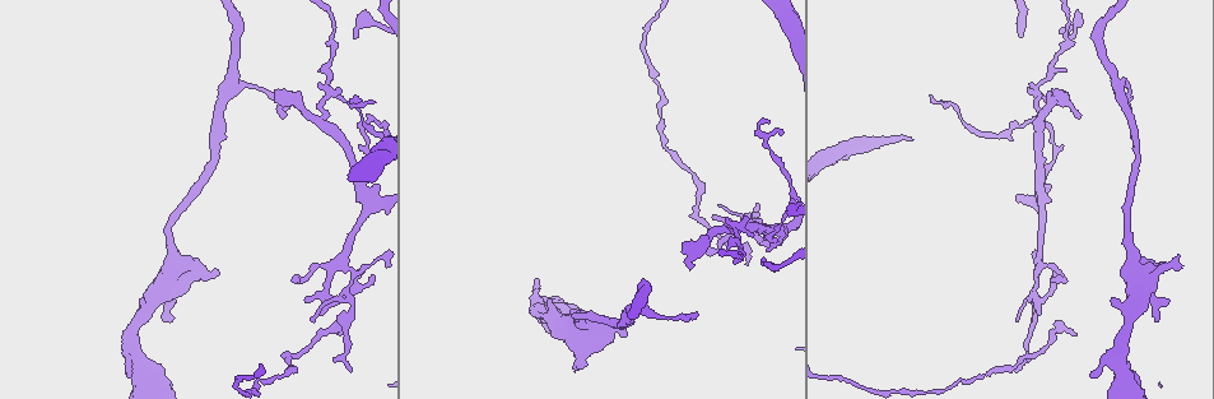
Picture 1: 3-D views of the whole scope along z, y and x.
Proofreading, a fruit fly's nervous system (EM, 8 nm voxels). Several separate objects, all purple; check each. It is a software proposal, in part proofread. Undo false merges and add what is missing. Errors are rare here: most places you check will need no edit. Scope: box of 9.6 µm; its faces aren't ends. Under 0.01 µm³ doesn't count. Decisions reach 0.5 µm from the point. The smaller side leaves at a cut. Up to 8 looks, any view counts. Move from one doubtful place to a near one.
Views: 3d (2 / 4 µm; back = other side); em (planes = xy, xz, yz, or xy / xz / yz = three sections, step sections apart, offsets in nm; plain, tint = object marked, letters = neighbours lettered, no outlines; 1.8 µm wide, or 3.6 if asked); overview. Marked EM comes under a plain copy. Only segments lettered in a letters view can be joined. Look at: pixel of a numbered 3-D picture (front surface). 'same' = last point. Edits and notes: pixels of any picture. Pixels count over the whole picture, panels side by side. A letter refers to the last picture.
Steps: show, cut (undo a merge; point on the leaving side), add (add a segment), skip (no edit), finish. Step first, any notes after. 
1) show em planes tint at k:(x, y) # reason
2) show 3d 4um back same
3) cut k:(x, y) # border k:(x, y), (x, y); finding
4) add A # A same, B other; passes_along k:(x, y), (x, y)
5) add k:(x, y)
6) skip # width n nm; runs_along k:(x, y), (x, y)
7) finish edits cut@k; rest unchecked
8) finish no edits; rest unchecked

show em planes letters at 1:(1039, 183) # four arms meet

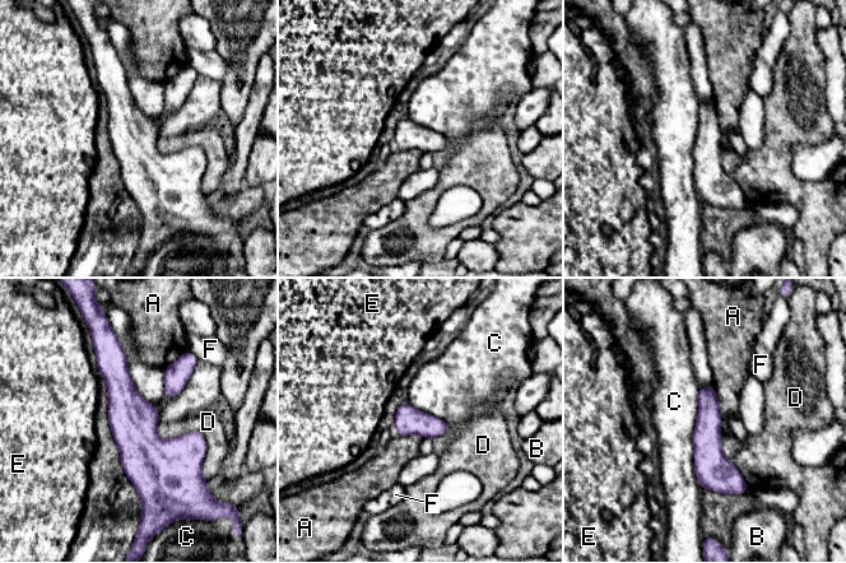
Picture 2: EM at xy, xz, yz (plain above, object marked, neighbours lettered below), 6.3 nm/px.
skip # width 180 nm; A other, B other, C other, D other, E other, F other; runs_along 2:(116, 347), (149, 496); one neuron here

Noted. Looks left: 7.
show em planes letters at 1:(1038, 298) # sharp bend

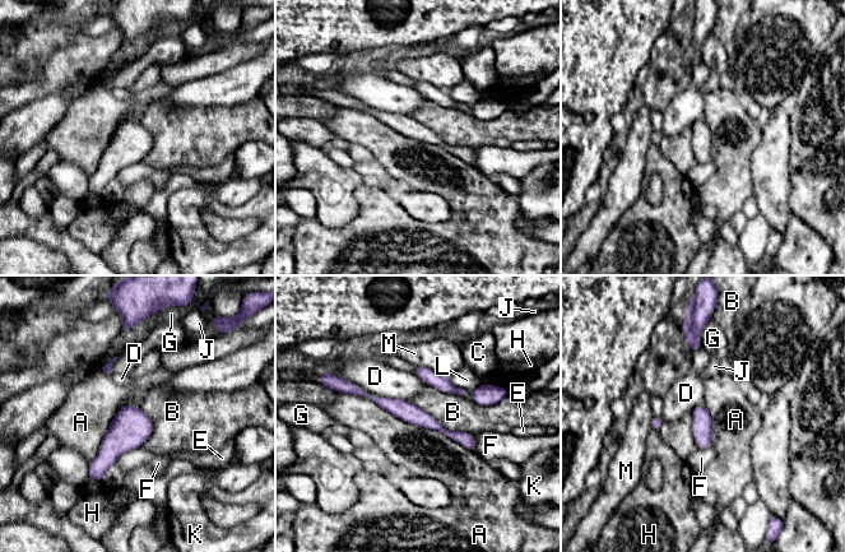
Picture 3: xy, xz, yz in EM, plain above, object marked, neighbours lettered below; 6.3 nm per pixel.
skip # width 130 nm; A other, B other, C other, D other, E other, F other, G other, H other, J other, K other, L other, M other; border 3:(340, 393), (366, 397), (474, 451); one neuron here

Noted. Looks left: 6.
show em 3.6um planes letters at 1:(1177, 254) # free end

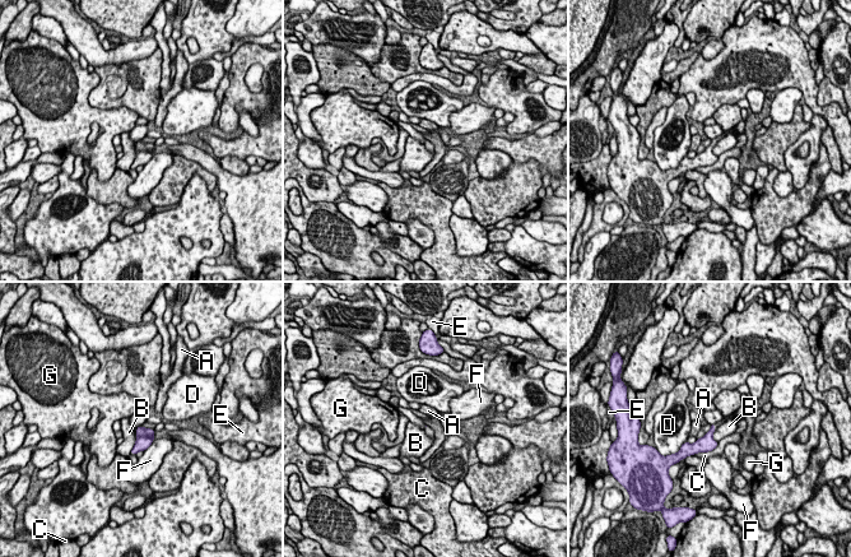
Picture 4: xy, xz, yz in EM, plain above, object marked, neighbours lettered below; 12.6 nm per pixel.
skip # longest_contact C 360 nm; A other, B other, C other, D other, E other, F other, G other; border 4:(136, 428), (136, 440), (129, 453); none of them fits

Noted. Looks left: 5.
finish no edits; rest unchecked

